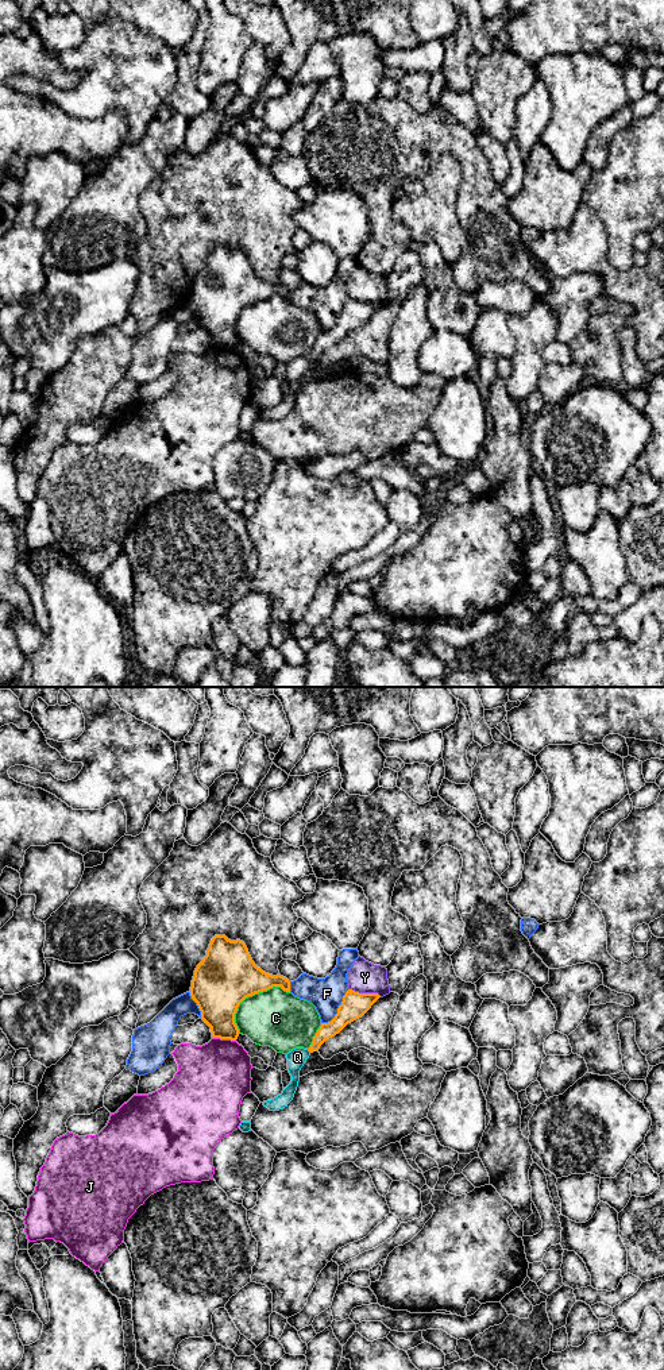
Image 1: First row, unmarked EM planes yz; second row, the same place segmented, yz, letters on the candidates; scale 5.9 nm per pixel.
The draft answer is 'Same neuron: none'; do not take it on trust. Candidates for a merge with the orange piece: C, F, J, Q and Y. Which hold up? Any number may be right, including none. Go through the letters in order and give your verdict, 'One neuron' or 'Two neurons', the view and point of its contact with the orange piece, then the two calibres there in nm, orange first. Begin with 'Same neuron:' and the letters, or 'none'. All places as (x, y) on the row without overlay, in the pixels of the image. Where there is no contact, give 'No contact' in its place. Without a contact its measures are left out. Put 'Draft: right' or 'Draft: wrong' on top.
Draft: right
Same neuron: none
C: Two neurons. Touches orange at yz (250, 304). Thickness 360 nm (orange) against 340 nm
F: Two neurons. Touches orange at yz (338, 317). Thickness 160 nm (orange) against 190 nm
J: Two neurons. Touches orange at yz (224, 347). Thickness 260 nm (orange) against 420 nm
Q: Two neurons. Touches orange at yz (309, 359). Thickness 100 nm (orange) against 110 nm
Y: Two neurons. Touches orange at yz (366, 303). Thickness 160 nm (orange) against 190 nm

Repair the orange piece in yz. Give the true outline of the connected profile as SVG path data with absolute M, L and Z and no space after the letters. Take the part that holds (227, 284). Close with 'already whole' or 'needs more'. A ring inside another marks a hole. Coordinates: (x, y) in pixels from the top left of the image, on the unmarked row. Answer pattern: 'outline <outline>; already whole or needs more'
outline M215 244L194 279L189 301L201 328L211 336L212 347L236 350L240 343L235 332L239 313L273 296L290 301L286 286L269 283L255 274L243 250Z; already whole

